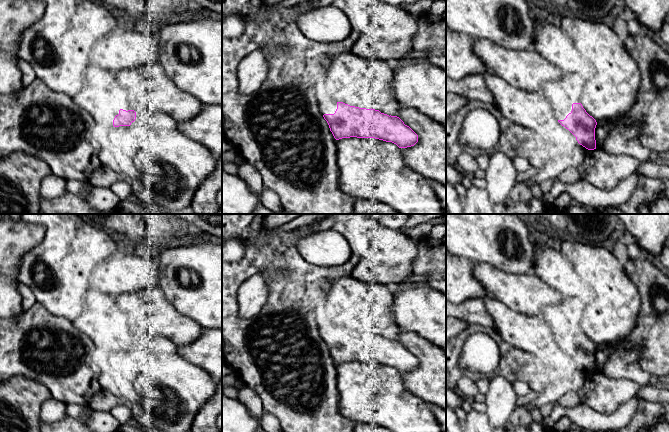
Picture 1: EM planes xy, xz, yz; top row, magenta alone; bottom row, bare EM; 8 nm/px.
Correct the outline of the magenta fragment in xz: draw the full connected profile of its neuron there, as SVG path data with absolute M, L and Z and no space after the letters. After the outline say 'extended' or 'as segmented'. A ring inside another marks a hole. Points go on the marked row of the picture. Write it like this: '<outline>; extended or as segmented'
M343 102L318 106L336 140L350 137L375 138L392 142L399 148L411 147L418 142L418 135L397 116Z; extended

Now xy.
M96 66L86 69L83 87L72 98L103 125L130 126L136 119L134 110L119 107L119 84L115 75Z; extended

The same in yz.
M564 73L562 77L543 85L543 96L549 102L558 122L568 129L580 145L588 150L596 149L596 120L583 108L575 73Z; extended

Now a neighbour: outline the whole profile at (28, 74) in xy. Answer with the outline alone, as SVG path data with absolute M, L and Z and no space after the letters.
M19 59L18 65L22 72L22 85L26 88L34 81L36 73L32 66L26 61Z

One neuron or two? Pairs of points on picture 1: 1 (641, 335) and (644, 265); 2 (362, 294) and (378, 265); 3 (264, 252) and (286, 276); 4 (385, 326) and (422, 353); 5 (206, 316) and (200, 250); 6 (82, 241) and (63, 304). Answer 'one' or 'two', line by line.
1: one
2: two
3: one
4: two
5: one
6: one

